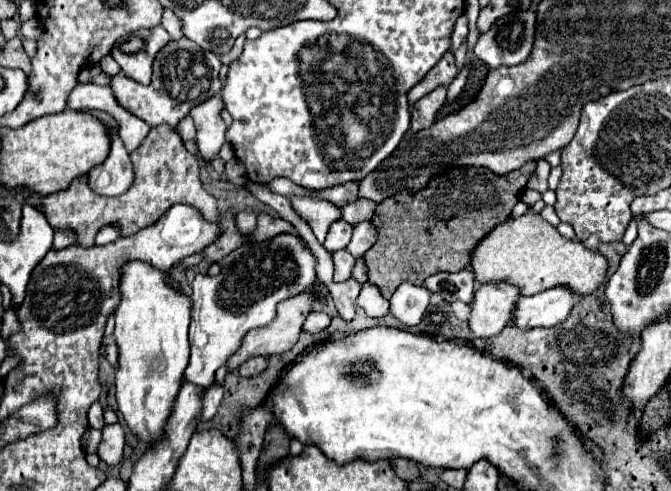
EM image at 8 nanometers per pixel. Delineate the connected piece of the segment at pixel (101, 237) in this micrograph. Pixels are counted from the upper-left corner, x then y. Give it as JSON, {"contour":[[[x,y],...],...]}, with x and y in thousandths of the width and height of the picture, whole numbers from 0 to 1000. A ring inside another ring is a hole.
{"contour":[[[158,458],[158,462],[152,462],[152,466],[146,470],[146,479],[143,479],[143,499],[158,499],[158,495],[167,495],[167,491],[173,491],[173,487],[179,487],[179,466],[176,466],[173,458]]]}

